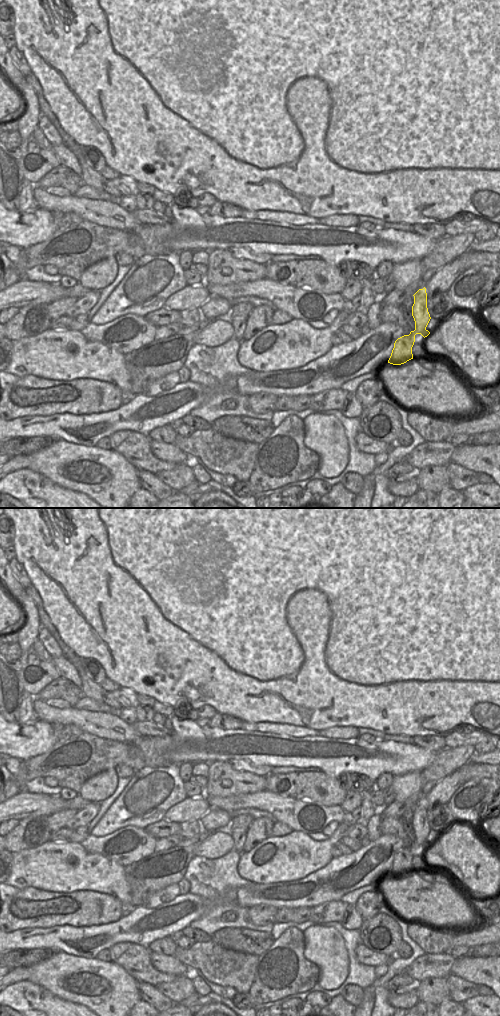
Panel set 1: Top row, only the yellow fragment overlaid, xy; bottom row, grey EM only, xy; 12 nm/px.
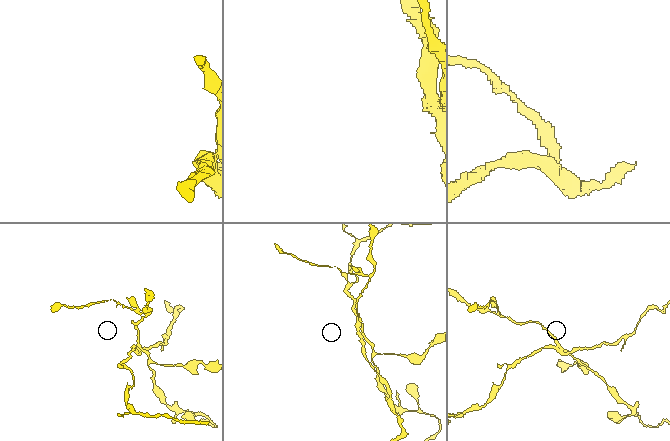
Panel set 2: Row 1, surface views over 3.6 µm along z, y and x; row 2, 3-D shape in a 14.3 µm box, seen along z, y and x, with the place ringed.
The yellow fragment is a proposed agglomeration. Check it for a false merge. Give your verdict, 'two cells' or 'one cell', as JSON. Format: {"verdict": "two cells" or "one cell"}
{"verdict": "two cells"}

